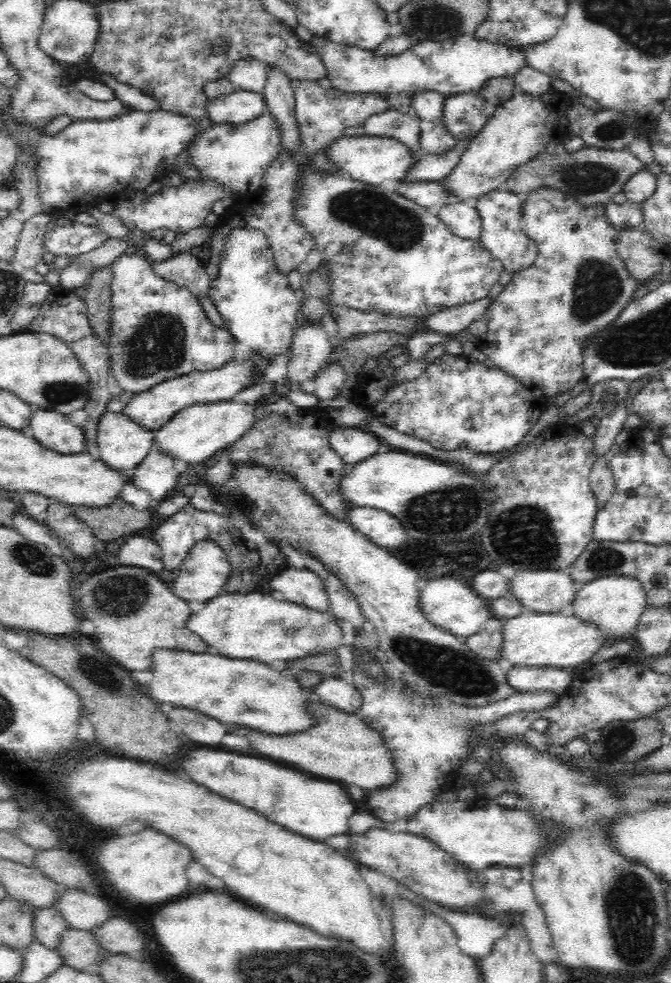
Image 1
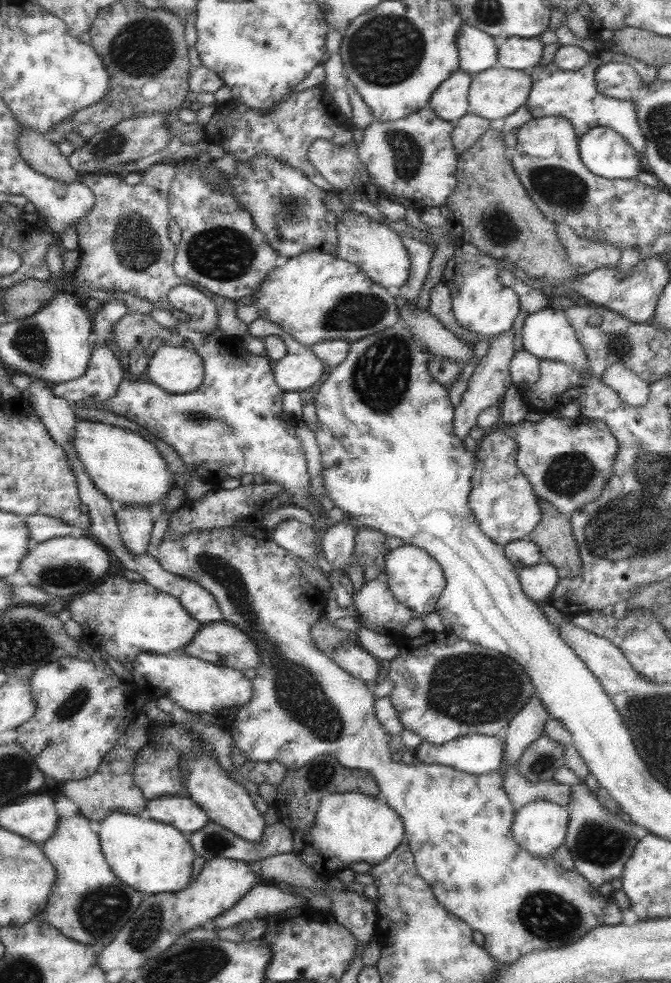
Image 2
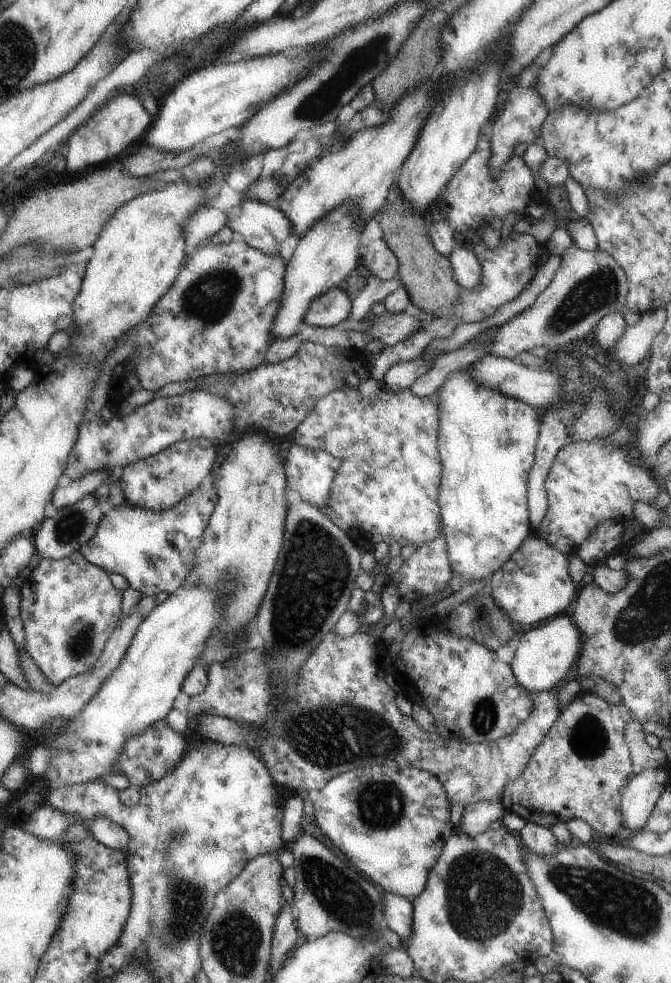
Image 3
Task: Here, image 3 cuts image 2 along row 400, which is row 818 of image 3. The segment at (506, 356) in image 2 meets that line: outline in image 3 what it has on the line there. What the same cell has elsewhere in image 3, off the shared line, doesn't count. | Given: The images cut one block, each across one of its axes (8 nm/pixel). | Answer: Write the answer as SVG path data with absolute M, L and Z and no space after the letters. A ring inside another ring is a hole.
M475 802L465 806L461 820L459 820L459 830L465 832L467 836L477 836L497 820L503 820L503 806L499 802Z

